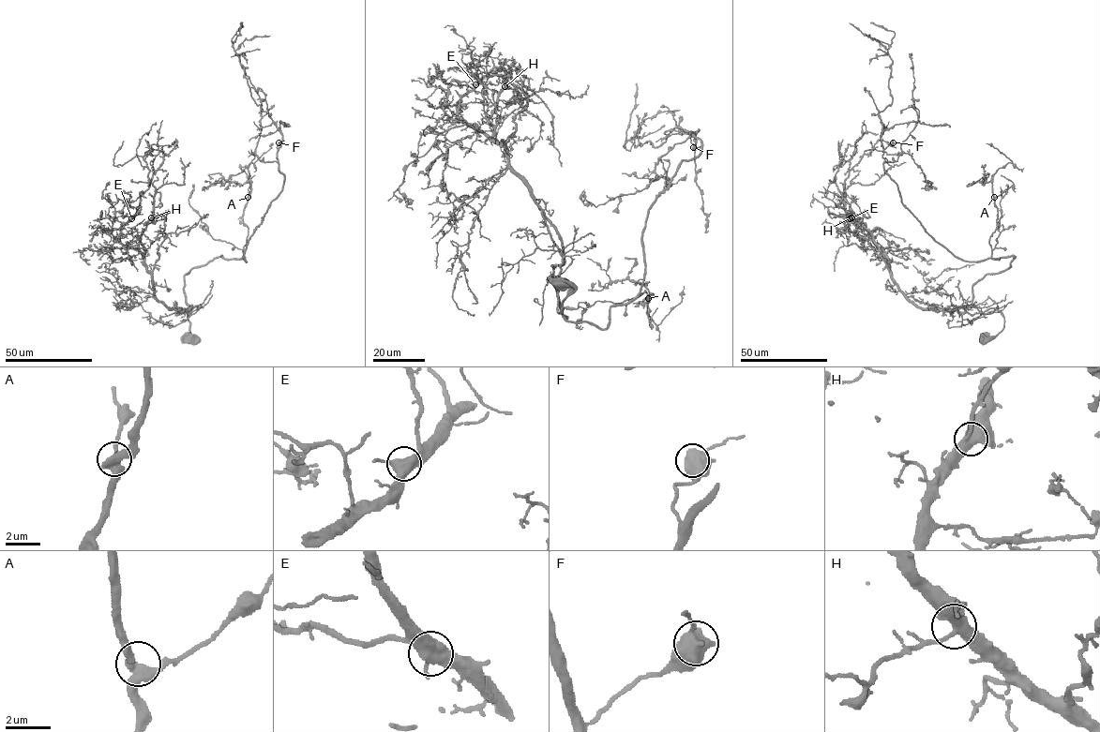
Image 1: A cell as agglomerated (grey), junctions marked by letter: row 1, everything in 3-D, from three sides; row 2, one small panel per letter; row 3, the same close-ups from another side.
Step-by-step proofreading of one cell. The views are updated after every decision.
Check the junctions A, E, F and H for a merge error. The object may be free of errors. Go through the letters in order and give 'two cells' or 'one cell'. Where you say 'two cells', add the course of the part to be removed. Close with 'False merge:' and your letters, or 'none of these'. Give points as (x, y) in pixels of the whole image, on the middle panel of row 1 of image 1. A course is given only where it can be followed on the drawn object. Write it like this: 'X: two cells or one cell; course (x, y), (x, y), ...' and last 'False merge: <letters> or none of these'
A: one cell
E: one cell
F: one cell
H: one cell
False merge: none of these

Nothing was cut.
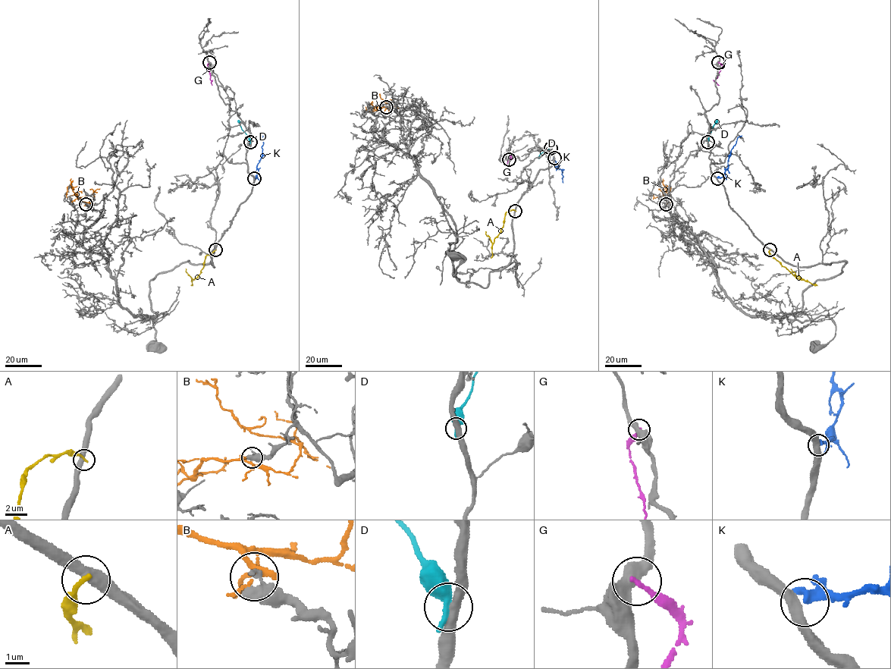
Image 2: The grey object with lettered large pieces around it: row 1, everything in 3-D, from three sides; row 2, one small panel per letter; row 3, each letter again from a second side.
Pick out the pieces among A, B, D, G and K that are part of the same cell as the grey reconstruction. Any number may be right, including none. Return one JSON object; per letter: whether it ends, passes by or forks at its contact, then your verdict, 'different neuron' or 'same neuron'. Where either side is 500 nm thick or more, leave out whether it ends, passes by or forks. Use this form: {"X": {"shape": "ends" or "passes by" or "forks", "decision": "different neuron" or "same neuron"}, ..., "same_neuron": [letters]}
{"A": {"shape": "ends", "decision": "different neuron"}, "B": {"shape": "passes by", "decision": "different neuron"}, "D": {"decision": "different neuron"}, "G": {"shape": "ends", "decision": "different neuron"}, "K": {"shape": "passes by", "decision": "different neuron"}, "same_neuron": []}

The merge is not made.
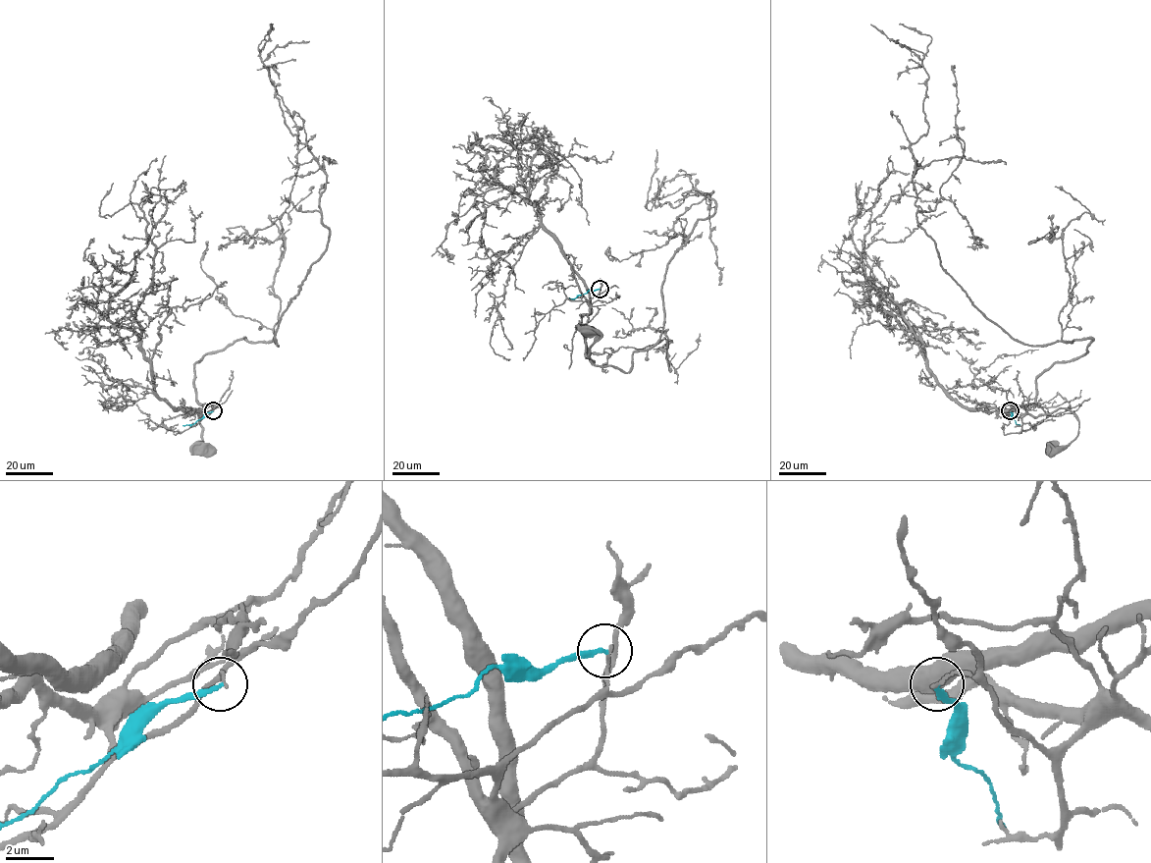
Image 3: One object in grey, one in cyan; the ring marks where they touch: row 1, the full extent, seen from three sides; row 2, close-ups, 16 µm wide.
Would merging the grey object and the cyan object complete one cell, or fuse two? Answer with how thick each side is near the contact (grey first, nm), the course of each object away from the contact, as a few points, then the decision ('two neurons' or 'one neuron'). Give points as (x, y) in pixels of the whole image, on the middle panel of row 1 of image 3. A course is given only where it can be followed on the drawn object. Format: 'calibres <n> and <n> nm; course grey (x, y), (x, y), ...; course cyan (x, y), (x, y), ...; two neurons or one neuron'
calibres 120 and 200 nm; course grey (600, 289), (589, 303), (586, 357), (595, 336), (588, 330); course cyan (600, 289), (569, 297); two neurons

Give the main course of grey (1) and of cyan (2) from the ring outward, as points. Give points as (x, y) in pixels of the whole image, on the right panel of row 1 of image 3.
1: (1010, 410), (1021, 417), (1026, 414), (1036, 416), (1068, 408), (1078, 421), (1078, 435), (1066, 446), (1051, 449)
2: (1010, 410), (1011, 418), (1019, 425)

